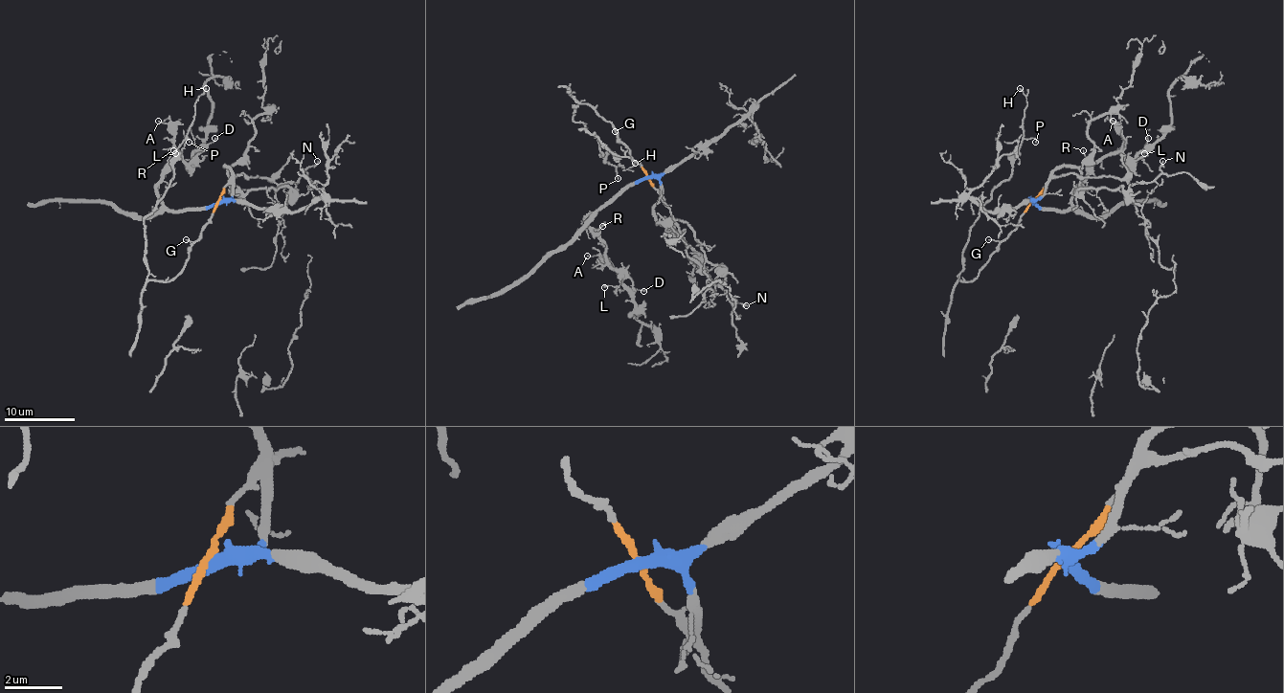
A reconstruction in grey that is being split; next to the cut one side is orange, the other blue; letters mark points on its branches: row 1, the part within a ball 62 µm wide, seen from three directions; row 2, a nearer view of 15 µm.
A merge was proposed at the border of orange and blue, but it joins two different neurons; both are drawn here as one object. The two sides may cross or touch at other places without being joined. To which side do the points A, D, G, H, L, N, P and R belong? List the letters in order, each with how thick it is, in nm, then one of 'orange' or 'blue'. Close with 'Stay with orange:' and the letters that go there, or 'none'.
A: 110 nm | blue
D: 100 nm | blue
G: 110 nm | orange
H: 140 nm | orange
L: 150 nm | blue
N: 160 nm | orange
P: 100 nm | orange
R: 100 nm | blue
Stay with orange: G, H, N, P

